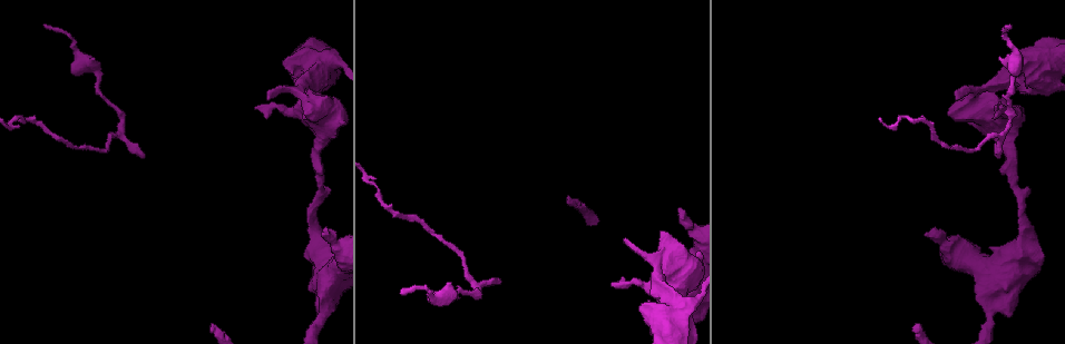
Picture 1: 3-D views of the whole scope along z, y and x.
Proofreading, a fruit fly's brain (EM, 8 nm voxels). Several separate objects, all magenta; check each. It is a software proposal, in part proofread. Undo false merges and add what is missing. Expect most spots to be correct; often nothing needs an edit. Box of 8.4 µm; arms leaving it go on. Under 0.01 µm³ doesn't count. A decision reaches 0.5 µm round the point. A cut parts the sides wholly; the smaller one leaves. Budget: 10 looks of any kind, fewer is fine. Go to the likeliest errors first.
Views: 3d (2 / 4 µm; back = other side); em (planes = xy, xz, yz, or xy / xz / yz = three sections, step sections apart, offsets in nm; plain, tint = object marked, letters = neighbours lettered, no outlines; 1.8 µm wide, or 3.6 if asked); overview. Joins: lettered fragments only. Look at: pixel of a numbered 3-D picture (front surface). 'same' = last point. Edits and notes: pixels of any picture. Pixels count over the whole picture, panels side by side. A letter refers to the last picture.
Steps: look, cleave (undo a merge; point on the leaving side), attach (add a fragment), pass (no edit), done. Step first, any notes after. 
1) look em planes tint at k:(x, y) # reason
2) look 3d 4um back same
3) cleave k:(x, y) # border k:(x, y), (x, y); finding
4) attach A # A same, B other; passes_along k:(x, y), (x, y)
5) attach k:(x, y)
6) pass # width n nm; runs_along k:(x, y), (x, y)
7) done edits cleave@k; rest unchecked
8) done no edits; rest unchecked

look em planes letters at 1:(570, 197)

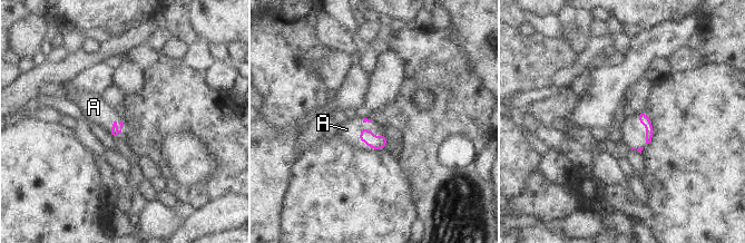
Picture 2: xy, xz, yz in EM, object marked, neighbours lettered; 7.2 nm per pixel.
attach A # longest_contact A 40 nm; A same; the neuron continues

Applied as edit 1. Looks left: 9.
look overview # see it whole again

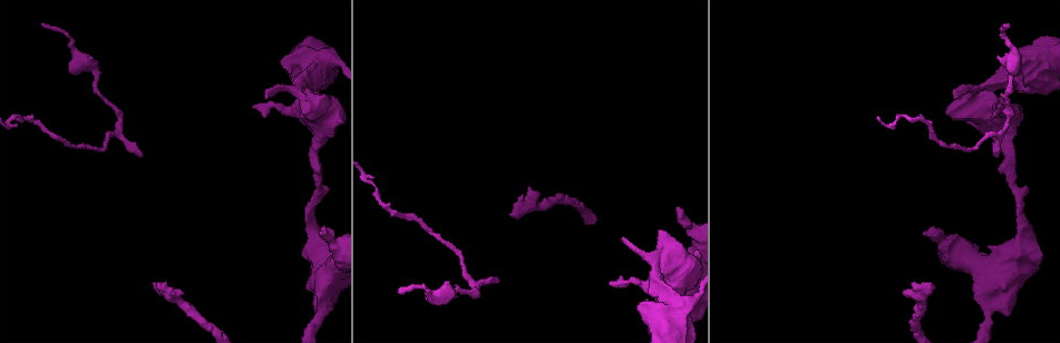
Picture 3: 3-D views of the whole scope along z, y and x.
look em planes letters at 3:(511, 215) # free end

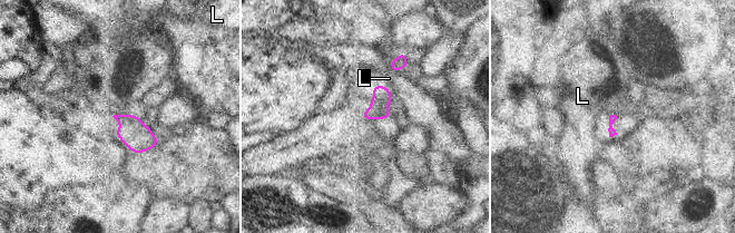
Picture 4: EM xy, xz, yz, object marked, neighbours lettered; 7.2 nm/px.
pass # L other; none of them fits

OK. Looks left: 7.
look em planes letters at 3:(497, 279) # thin end

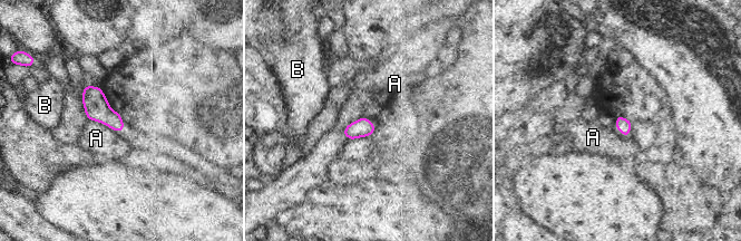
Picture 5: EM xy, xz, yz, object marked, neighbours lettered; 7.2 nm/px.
pass # longest_contact A 280 nm; A other, B other; border 5:(88, 119), (117, 132), (124, 129); no lettered fragment goes on from it

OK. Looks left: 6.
look 3d 4um at 3:(677, 206) # thick end

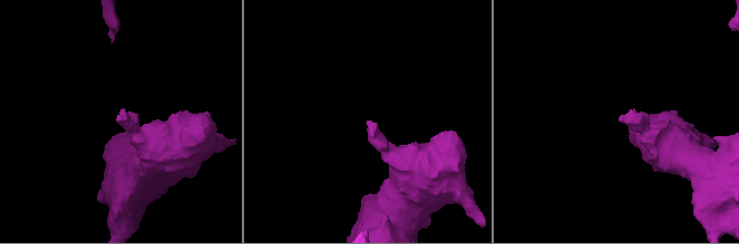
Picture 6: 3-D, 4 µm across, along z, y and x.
look em yz step 8 letters at 6:(367, 121)

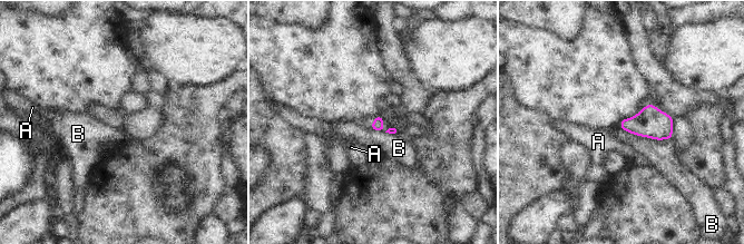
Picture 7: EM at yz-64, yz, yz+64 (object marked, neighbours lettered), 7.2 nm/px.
pass # A other, B other; border 7:(618, 125), (636, 135), (669, 140); no lettered fragment goes on from it

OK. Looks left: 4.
done edits attach@2; rest unchecked

